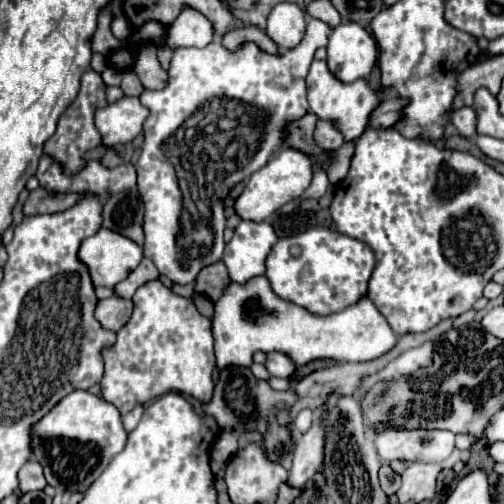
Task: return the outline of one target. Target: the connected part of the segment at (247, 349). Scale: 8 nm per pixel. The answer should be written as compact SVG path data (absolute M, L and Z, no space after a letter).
M254 276L244 284L230 282L222 290L222 296L214 302L212 334L218 368L230 364L248 368L256 350L266 354L284 352L296 366L304 366L318 358L336 362L366 362L386 354L398 340L386 318L378 314L376 306L366 296L336 314L318 316L276 296L266 276Z

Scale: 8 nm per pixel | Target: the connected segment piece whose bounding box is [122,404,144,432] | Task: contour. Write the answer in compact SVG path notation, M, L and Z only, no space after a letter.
M136 404L136 406L134 406L130 412L128 412L128 414L124 414L124 416L122 416L122 422L124 422L126 432L134 430L134 426L140 422L142 412L144 412L144 406L142 406L142 404Z

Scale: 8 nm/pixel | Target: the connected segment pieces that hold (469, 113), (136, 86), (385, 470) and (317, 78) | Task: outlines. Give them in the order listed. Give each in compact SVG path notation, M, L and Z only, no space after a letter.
M472 108L456 110L450 116L450 122L460 132L460 136L464 136L464 138L474 138L476 136L476 114L474 114Z
M128 70L128 72L122 74L122 84L120 84L120 88L122 88L122 92L124 92L126 96L140 96L140 94L144 92L142 82L138 80L138 76L136 76L132 70Z
M382 466L382 470L380 470L380 484L382 484L382 490L388 496L392 496L400 488L400 476L396 472L392 472L390 466Z
M314 60L310 66L310 72L306 76L306 86L308 86L308 104L310 112L316 114L320 120L332 120L336 122L334 128L342 132L344 142L356 142L368 128L370 114L378 108L380 98L378 92L370 88L368 80L360 78L356 82L344 84L340 82L326 66L324 60Z

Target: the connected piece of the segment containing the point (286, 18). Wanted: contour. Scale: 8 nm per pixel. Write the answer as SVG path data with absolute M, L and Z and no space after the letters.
M280 2L268 18L268 36L284 50L298 46L306 32L306 12L294 2Z

